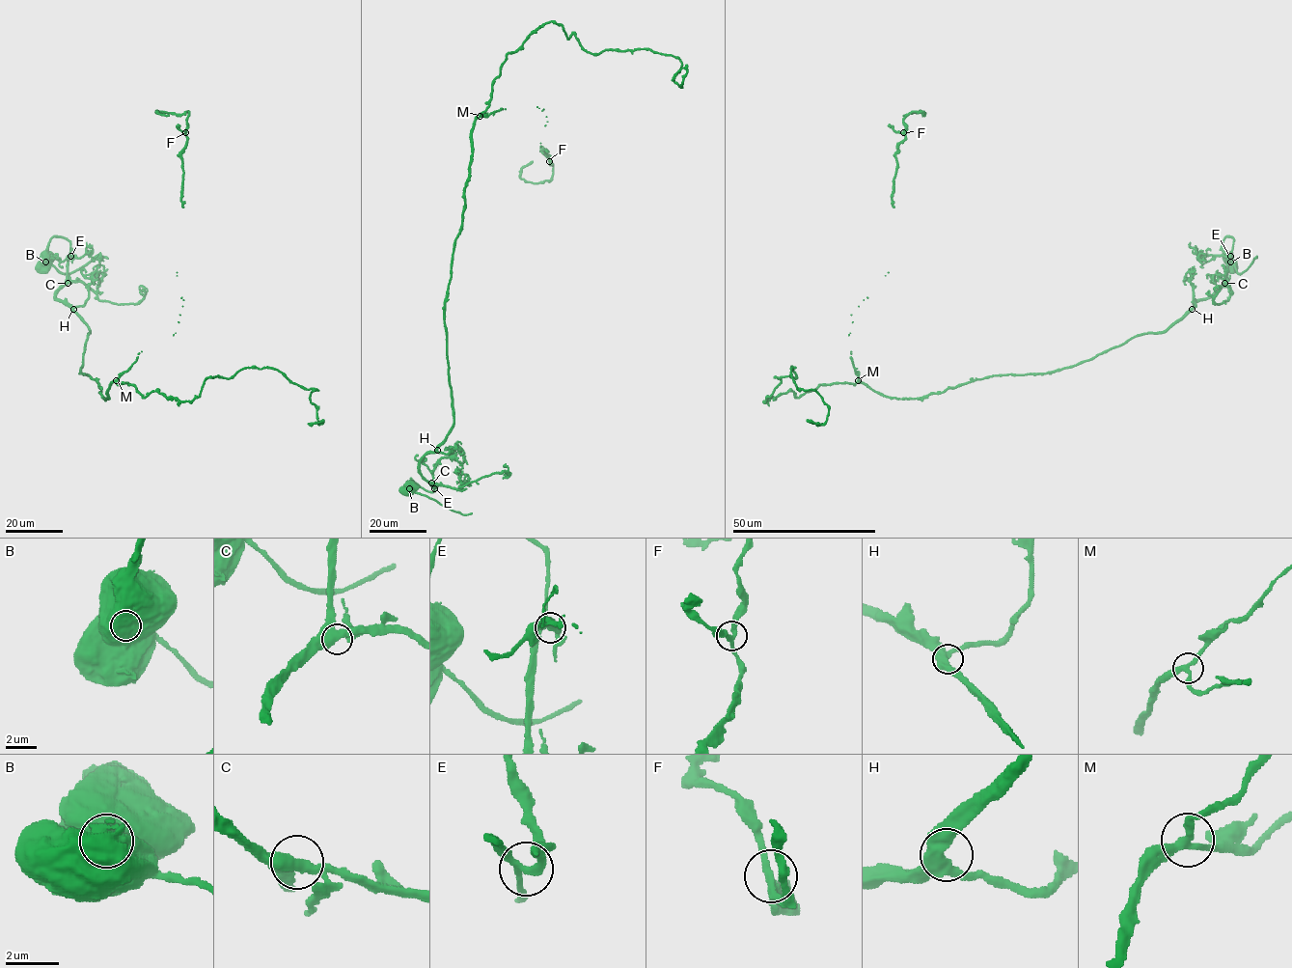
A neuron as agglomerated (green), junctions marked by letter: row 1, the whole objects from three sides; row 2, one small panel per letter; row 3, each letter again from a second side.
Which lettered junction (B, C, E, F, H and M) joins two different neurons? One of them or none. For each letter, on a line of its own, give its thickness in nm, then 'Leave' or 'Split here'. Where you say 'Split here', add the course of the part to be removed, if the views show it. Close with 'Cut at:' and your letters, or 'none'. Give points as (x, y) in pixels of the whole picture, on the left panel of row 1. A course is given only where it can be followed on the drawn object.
B: Thickness 1650 nm. Split here. Course of the part to remove: (45, 262), (64, 273), (70, 273), (96, 258), (107, 259)
C: Thickness 500 nm. Leave
E: Thickness 300 nm. Leave
F: Thickness 240 nm. Leave
H: Thickness 460 nm. Leave
M: Thickness 280 nm. Leave
Cut at: B

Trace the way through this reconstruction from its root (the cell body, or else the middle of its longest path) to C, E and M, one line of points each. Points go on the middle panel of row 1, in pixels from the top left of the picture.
C: (406, 491), (407, 485), (413, 481), (433, 491), (431, 483)
E: (406, 491), (412, 481), (429, 491), (434, 488)
M: (406, 491), (412, 481), (434, 491), (420, 461), (453, 424), (445, 298), (462, 224), (471, 129), (480, 116)

